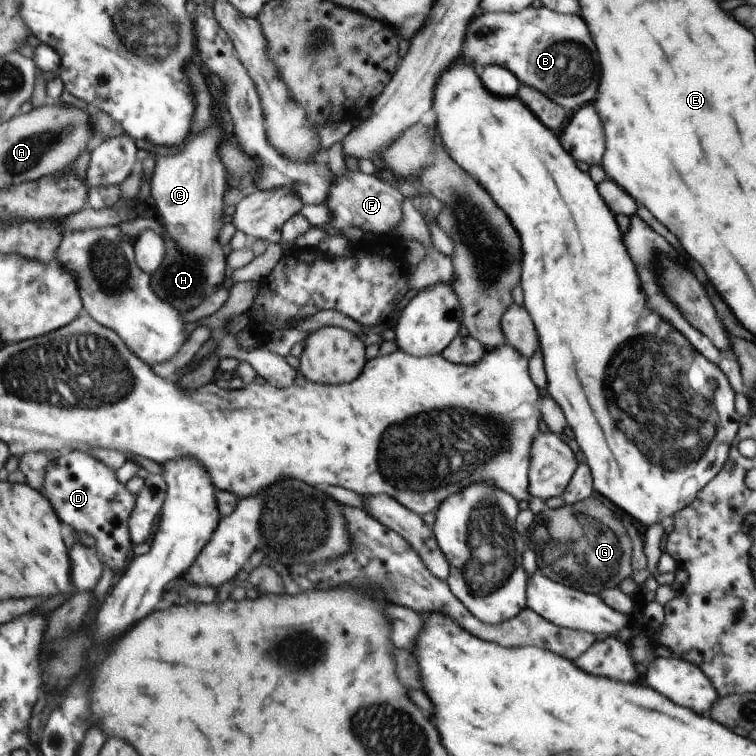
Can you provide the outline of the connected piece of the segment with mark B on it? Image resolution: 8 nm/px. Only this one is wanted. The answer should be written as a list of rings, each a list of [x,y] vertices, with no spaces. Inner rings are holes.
[[[543,6],[527,8],[516,13],[483,13],[479,12],[470,20],[471,32],[467,32],[467,44],[463,44],[463,60],[469,60],[475,66],[487,66],[495,64],[512,72],[520,84],[539,88],[538,91],[549,97],[555,104],[562,105],[568,111],[575,111],[585,104],[592,102],[597,90],[597,80],[601,80],[600,64],[597,51],[591,36],[583,24],[583,20],[576,14],[563,14],[551,12],[551,9]]]

